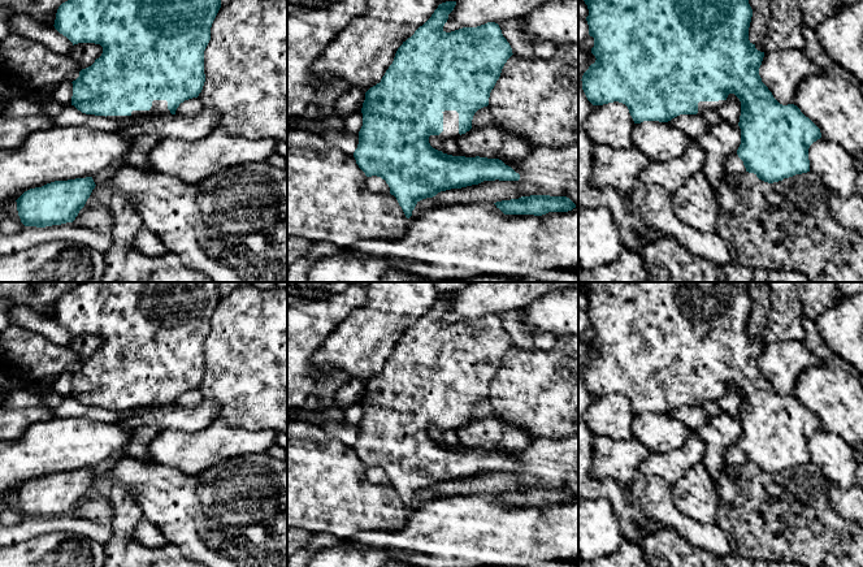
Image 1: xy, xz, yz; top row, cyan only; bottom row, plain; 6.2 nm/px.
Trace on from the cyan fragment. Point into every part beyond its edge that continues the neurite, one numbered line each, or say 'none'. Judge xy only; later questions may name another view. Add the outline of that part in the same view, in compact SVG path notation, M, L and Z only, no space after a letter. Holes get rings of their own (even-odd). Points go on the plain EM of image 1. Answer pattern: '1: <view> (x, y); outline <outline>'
1: xy (159, 398); outline M153 391L149 402L133 402L130 407L107 407L107 410L110 410L113 412L122 412L122 411L129 411L131 408L152 407L152 406L159 406L159 407L172 406L170 402L168 401L168 393Z

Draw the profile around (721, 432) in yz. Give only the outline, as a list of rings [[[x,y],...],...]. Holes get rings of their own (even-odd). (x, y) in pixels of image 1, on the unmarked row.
[[[723,411],[719,416],[711,417],[695,433],[706,445],[702,463],[710,471],[715,484],[717,484],[727,466],[724,460],[725,453],[732,445],[737,443],[741,436],[741,420],[738,416],[732,416]]]

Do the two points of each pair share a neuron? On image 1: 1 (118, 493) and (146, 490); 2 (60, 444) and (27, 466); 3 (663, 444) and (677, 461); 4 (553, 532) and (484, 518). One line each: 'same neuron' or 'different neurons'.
1: different neurons
2: same neuron
3: different neurons
4: same neuron

